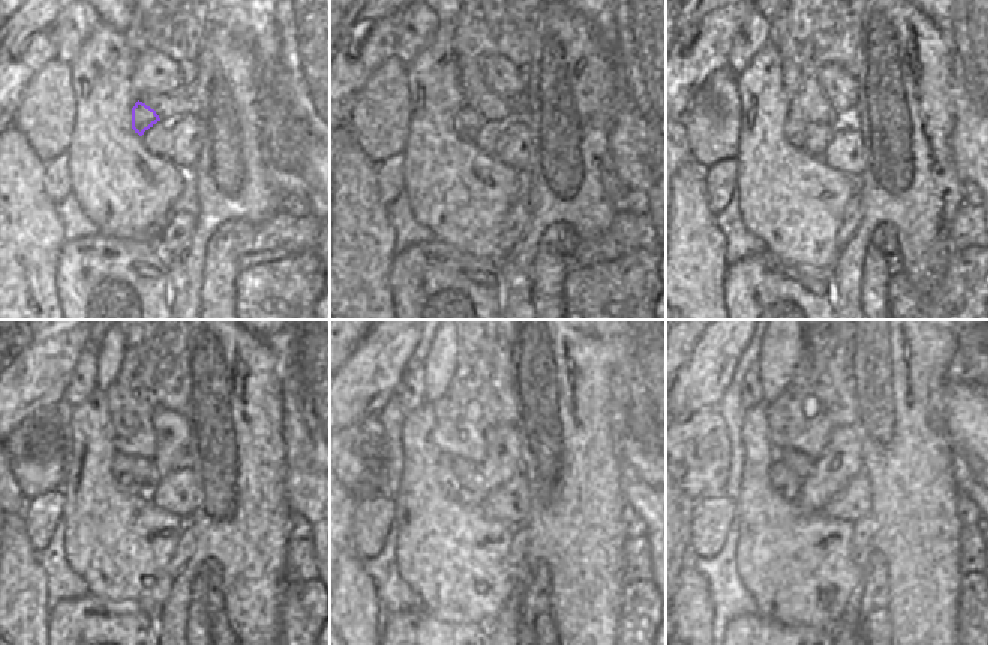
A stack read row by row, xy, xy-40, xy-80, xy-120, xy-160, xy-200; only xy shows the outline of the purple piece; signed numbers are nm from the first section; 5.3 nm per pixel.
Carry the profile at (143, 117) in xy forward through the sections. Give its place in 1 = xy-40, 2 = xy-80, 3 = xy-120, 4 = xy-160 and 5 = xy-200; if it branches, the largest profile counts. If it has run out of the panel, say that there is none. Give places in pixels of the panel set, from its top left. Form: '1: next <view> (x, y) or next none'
1: next xy-40 (468, 123)
2: next xy-80 (793, 129)
3: next xy-120 (122, 464)
4: next xy-160 (447, 479)
5: next xy-200 (784, 482)

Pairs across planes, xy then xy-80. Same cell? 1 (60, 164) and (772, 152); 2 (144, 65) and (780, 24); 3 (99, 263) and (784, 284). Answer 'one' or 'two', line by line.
1: two
2: two
3: one

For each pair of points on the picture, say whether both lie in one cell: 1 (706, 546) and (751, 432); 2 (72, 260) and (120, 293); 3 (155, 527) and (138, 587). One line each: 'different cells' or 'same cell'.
1: different cells
2: same cell
3: same cell

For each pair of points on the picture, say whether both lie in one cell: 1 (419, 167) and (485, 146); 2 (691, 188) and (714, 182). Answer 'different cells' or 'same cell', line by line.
1: different cells
2: different cells

